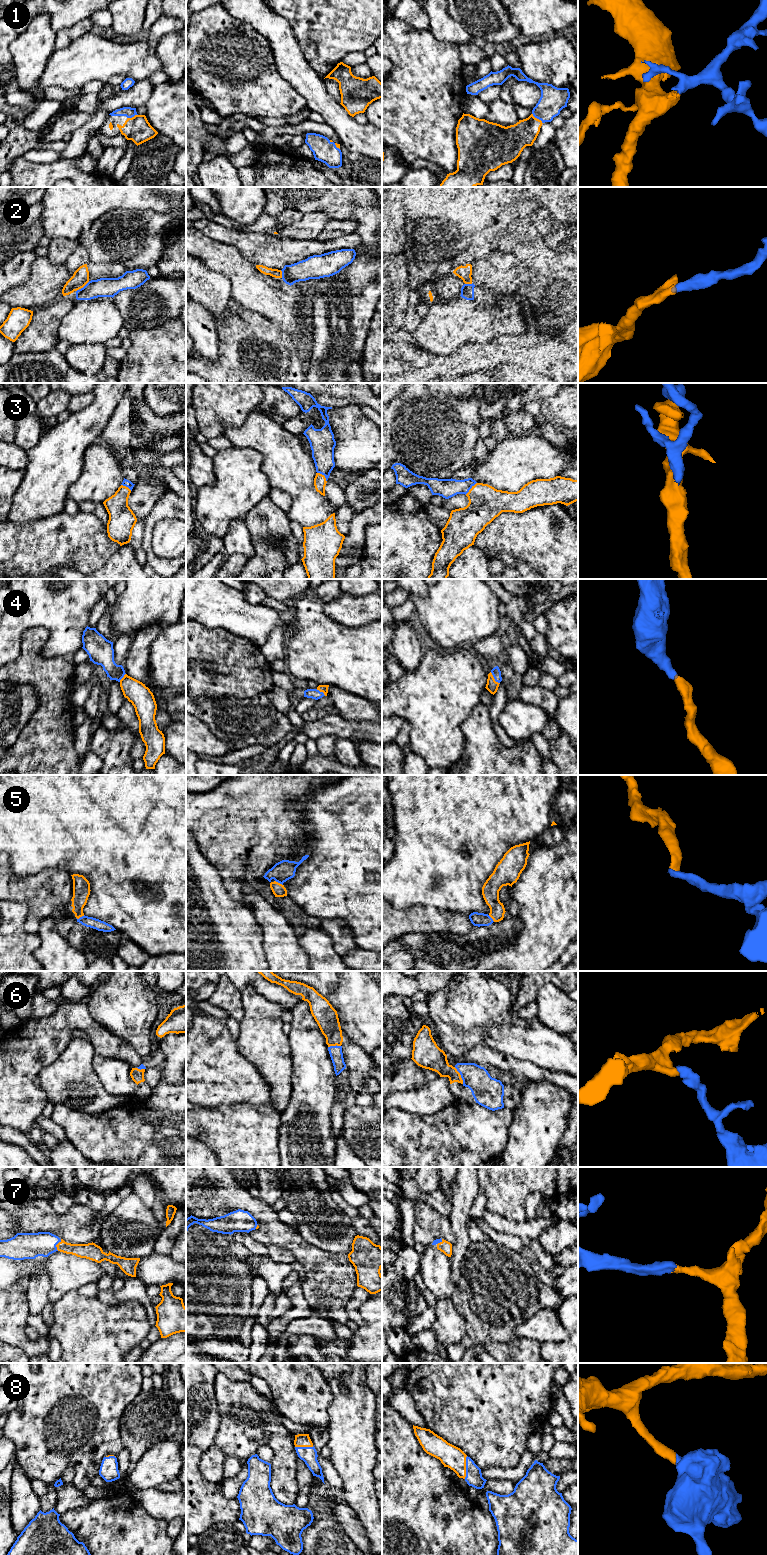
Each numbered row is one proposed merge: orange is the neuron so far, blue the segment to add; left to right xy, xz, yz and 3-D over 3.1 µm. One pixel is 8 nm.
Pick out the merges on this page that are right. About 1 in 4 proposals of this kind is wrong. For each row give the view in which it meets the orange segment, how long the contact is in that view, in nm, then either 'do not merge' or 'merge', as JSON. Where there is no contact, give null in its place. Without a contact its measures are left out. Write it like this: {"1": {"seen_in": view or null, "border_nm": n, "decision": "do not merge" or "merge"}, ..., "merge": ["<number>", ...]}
{"1": {"seen_in": "yz", "border_nm": 120, "decision": "merge"}, "2": {"seen_in": "xy", "border_nm": 140, "decision": "do not merge"}, "3": {"seen_in": "yz", "border_nm": 140, "decision": "merge"}, "4": {"seen_in": "yz", "border_nm": 120, "decision": "merge"}, "5": {"seen_in": "xy", "border_nm": 80, "decision": "merge"}, "6": {"seen_in": "yz", "border_nm": 150, "decision": "merge"}, "7": {"seen_in": "xy", "border_nm": 100, "decision": "merge"}, "8": {"seen_in": "yz", "border_nm": 190, "decision": "merge"}, "merge": ["1", "3", "4", "5", "6", "7", "8"]}

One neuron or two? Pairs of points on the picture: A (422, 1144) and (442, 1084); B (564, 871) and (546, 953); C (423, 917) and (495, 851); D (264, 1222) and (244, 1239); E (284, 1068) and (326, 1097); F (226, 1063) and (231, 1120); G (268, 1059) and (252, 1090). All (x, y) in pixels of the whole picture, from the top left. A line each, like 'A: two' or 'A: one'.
A: two
B: one
C: two
D: two
E: two
F: two
G: two

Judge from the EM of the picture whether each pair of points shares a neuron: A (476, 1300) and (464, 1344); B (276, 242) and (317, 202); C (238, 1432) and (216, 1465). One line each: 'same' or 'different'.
A: same
B: different
C: different

